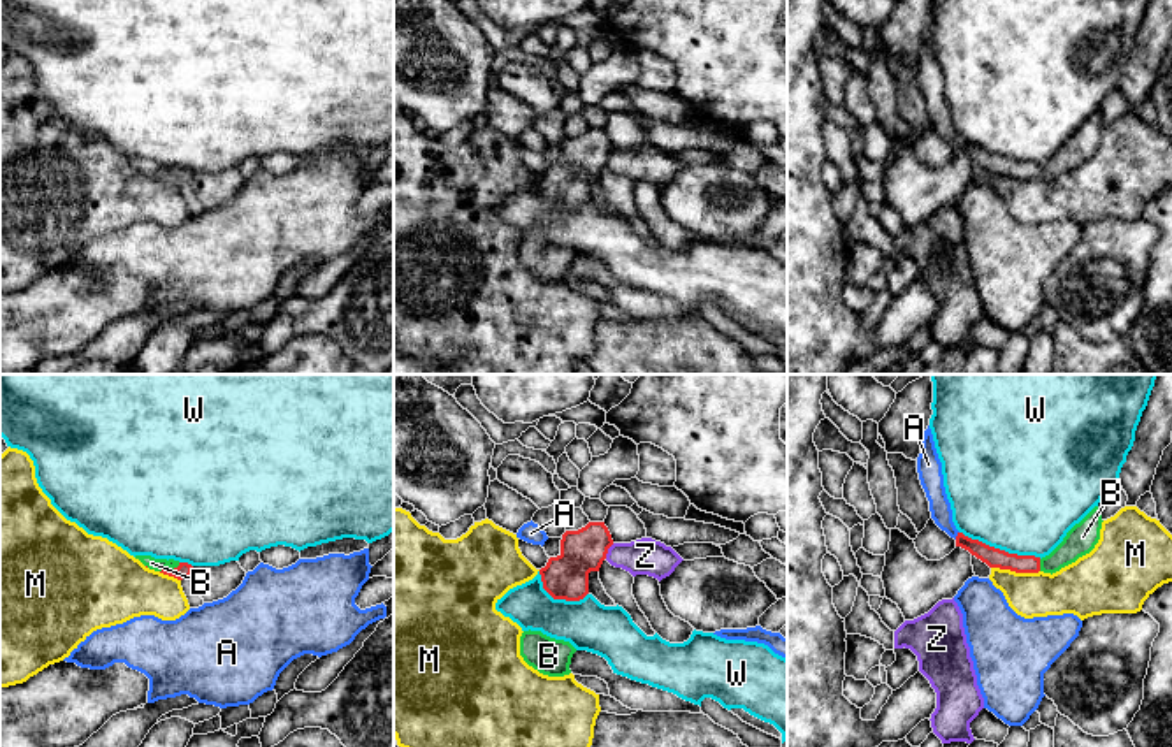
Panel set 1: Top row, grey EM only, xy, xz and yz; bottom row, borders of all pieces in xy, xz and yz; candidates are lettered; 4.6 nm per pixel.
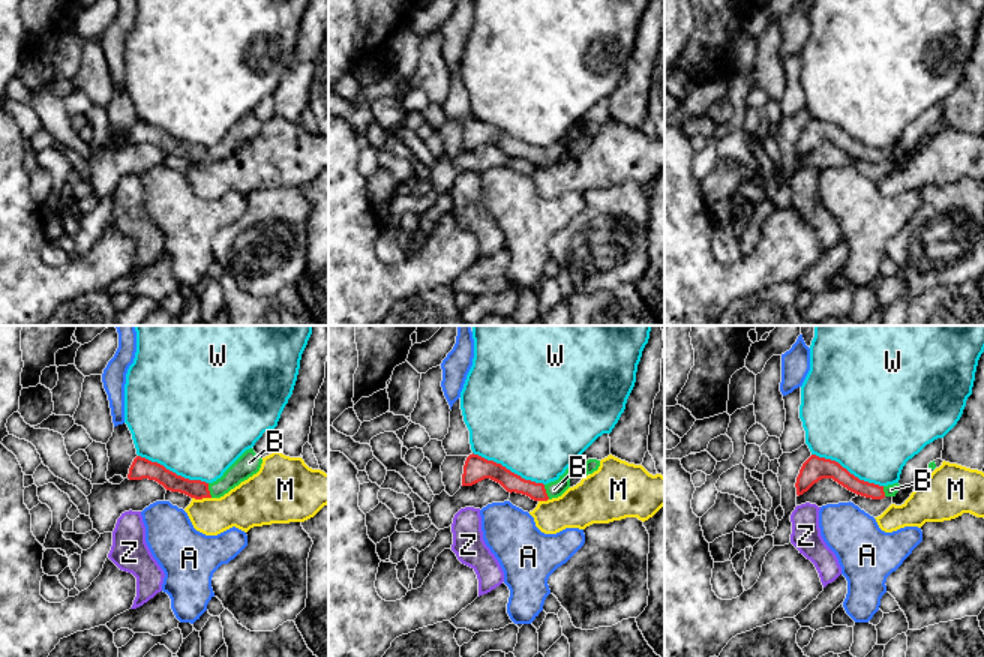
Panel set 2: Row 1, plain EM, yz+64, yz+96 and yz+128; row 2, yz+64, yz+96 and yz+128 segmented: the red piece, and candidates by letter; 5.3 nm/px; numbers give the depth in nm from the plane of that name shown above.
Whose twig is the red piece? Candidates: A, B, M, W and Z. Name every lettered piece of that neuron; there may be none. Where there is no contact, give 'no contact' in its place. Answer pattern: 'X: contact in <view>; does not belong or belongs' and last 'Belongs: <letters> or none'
A: contact in yz; does not belong
B: contact in xy; belongs
M: contact in yz; does not belong
W: contact in yz; does not belong
Z: contact in xz; does not belong
Belongs: B

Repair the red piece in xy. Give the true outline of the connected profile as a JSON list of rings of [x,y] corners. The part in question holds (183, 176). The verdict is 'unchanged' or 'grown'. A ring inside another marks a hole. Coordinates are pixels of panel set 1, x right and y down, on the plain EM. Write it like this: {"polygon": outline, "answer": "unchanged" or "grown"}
{"polygon": [[[135,162],[149,176],[183,186],[192,181],[193,172],[174,165],[155,165],[151,162]]], "answer": "grown"}

